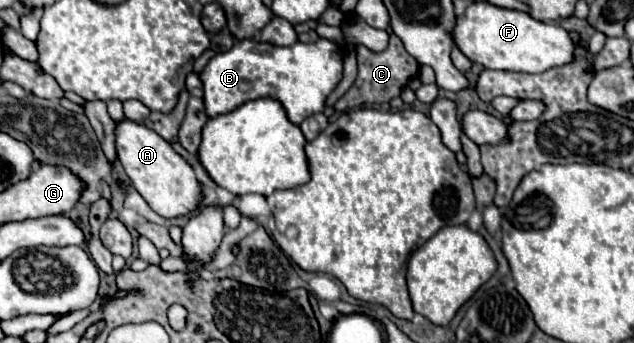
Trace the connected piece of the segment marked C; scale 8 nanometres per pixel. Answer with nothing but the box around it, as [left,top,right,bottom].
[335,34,419,112]

